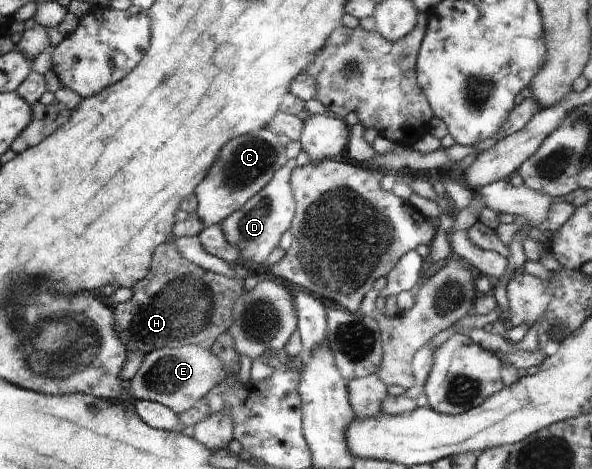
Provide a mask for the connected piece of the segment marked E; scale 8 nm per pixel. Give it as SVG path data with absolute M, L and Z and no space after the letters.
M195 345L181 348L164 347L153 350L144 359L139 373L130 382L130 395L132 400L163 404L179 415L189 410L195 402L201 401L215 386L224 382L227 374L227 366L210 348Z

